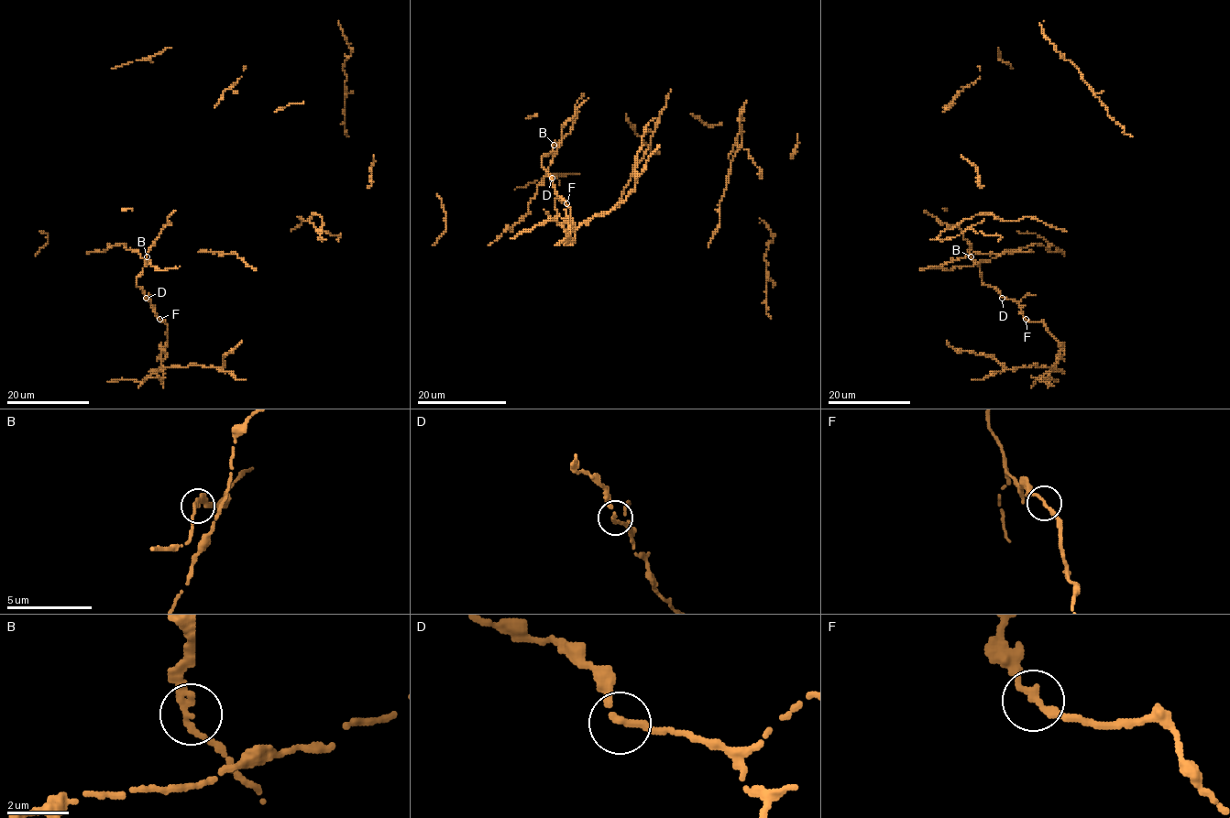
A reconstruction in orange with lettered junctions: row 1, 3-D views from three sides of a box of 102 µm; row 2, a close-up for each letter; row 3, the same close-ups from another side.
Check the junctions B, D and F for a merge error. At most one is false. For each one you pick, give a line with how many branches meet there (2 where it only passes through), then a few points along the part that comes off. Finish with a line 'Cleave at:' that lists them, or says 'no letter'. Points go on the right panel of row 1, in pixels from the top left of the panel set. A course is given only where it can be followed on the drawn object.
F: Branches: 2. Course of the part to remove: (1026, 320), (1042, 321), (1062, 348), (1051, 367), (1004, 369), (994, 359), (957, 350), (946, 341)
Cleave at: F

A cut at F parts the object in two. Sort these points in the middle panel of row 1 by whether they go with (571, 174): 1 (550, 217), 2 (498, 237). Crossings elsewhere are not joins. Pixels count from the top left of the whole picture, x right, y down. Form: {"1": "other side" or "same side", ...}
{"1": "other side", "2": "same side"}

